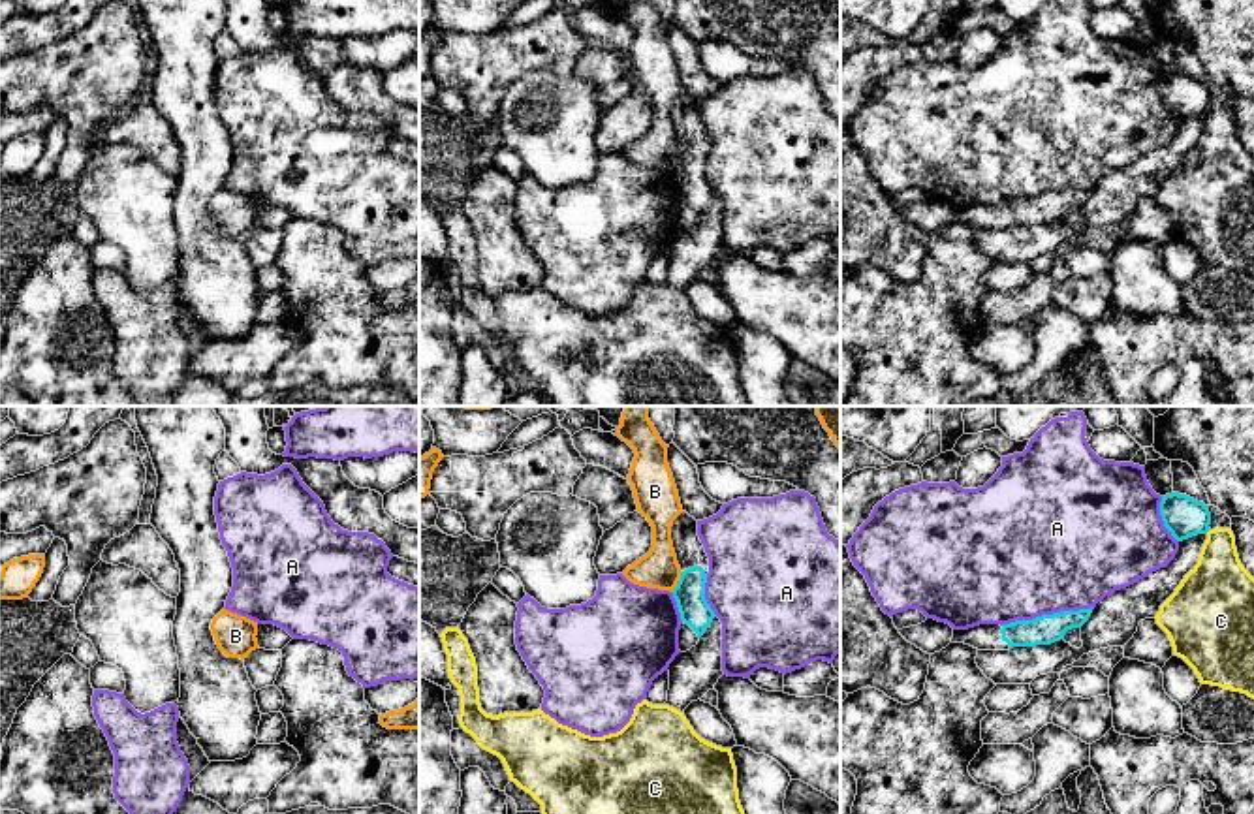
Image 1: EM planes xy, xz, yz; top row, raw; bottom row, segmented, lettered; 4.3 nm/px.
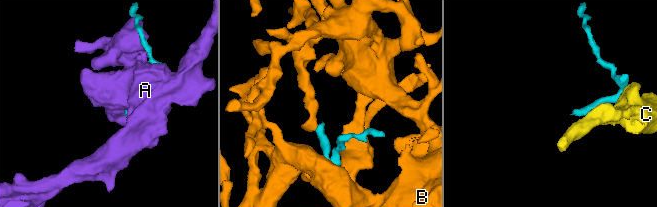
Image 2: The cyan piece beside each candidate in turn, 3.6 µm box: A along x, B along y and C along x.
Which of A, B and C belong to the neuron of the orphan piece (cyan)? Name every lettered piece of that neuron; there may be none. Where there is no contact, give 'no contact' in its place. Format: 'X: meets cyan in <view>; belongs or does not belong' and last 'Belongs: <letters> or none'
A: meets cyan in yz; does not belong
B: meets cyan in xz; does not belong
C: meets cyan in yz; does not belong
Belongs: none

